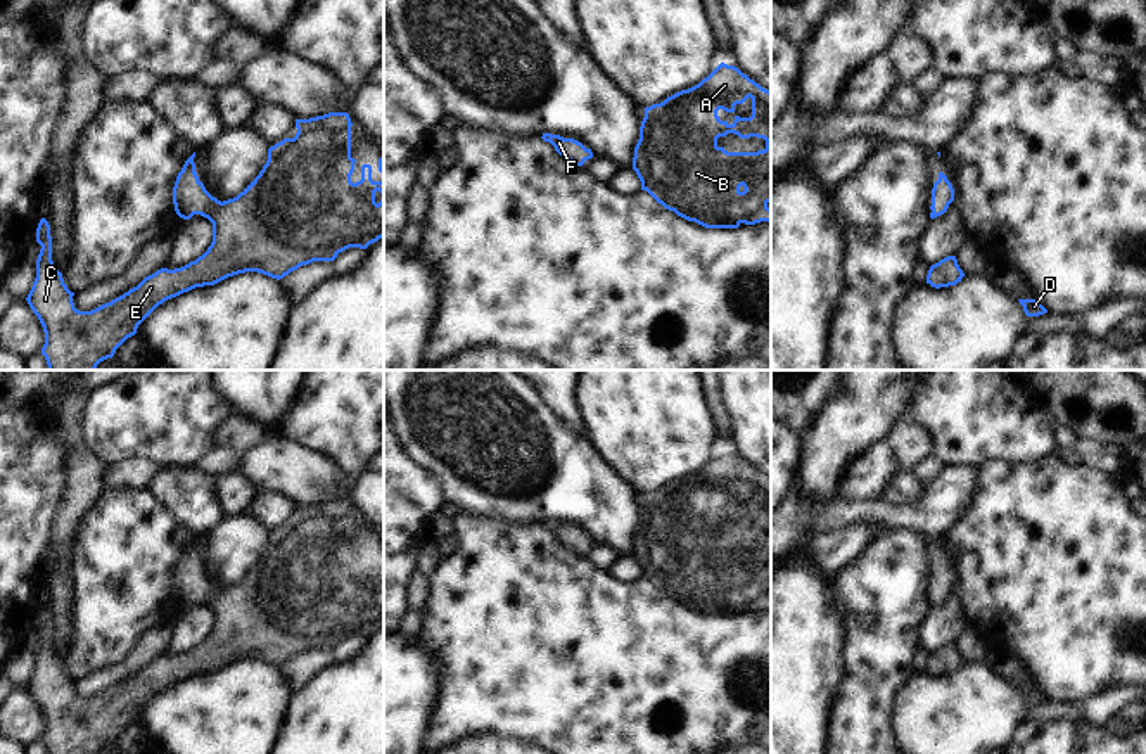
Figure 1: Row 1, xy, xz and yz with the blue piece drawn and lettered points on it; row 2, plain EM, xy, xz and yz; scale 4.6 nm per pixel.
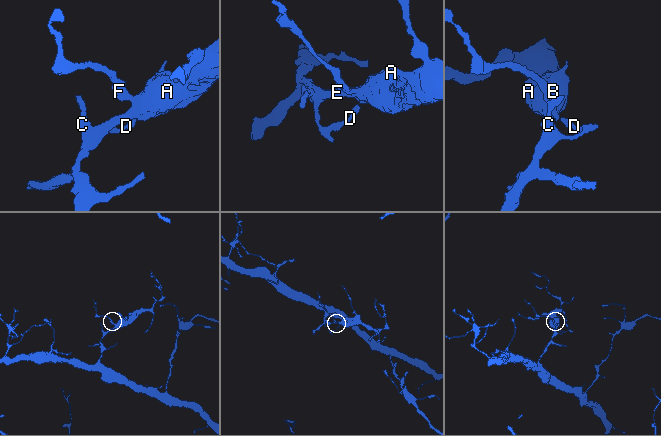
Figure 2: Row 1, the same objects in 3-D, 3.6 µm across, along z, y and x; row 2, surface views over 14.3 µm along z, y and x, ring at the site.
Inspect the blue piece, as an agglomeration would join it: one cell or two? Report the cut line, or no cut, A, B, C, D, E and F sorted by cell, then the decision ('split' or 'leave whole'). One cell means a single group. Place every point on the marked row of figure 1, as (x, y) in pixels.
no cut; A B C D E F; leave whole

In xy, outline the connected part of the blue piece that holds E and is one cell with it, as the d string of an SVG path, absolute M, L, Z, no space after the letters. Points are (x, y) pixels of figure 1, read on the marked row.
M328 112L309 119L296 119L297 133L283 138L268 149L268 161L259 175L233 199L218 201L213 197L195 173L195 152L185 161L173 187L173 204L180 218L190 220L201 214L213 223L213 242L195 261L175 270L161 268L145 277L137 287L92 311L74 308L73 296L64 284L62 273L52 261L50 225L45 218L36 228L36 242L41 246L36 259L36 278L26 297L29 308L38 316L45 344L41 355L48 370L95 370L97 365L112 358L116 349L131 335L138 325L164 301L188 292L195 287L214 285L228 277L258 272L271 278L283 278L290 272L313 261L334 261L339 252L349 247L366 249L384 237L384 182L372 180L372 166L361 166L361 180L353 183L356 159L351 157L351 118L347 112Z

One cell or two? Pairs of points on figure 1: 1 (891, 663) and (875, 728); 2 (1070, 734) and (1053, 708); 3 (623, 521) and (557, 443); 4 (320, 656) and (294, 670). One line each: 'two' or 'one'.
1: one
2: two
3: one
4: one

